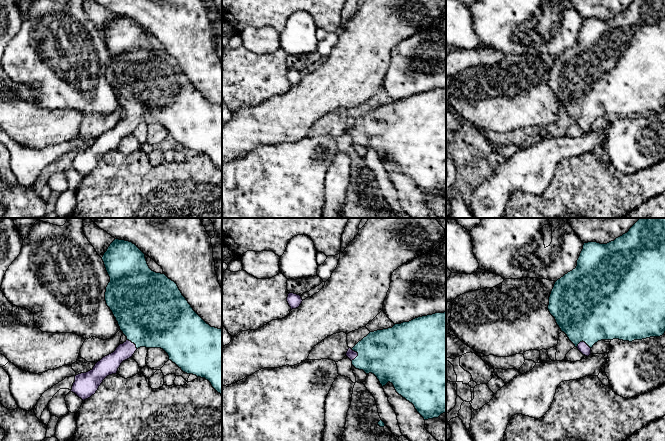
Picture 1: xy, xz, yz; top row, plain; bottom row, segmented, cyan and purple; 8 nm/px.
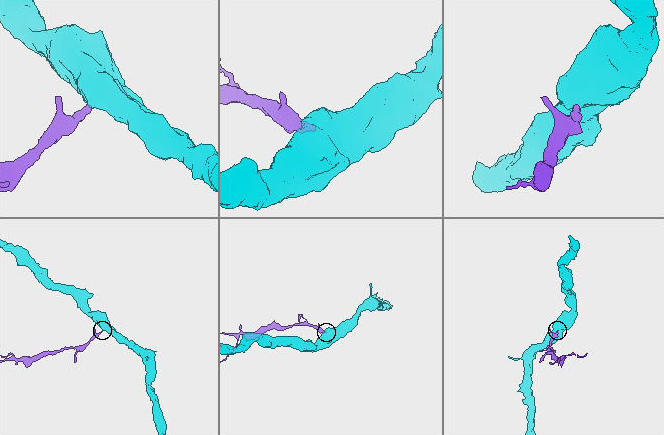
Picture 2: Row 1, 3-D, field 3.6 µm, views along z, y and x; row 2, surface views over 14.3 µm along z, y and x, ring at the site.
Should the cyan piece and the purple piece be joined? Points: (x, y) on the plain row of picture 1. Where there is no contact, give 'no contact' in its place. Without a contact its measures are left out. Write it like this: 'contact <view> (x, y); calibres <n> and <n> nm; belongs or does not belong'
contact yz (583, 117); calibres 500 and 80 nm; belongs

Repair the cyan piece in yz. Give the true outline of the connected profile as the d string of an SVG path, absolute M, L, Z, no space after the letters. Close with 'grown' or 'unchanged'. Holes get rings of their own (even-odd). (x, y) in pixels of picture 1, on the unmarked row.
M634 0L627 9L607 20L597 18L584 19L577 36L577 42L572 47L558 55L549 73L548 86L555 94L557 101L569 116L585 132L591 130L591 124L601 116L619 115L632 118L650 113L660 113L665 109L665 0Z; grown

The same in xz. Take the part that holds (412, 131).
M446 88L415 94L395 100L392 104L370 108L346 132L352 141L366 150L372 149L385 162L392 159L396 168L412 179L424 196L438 194L446 189Z; grown

